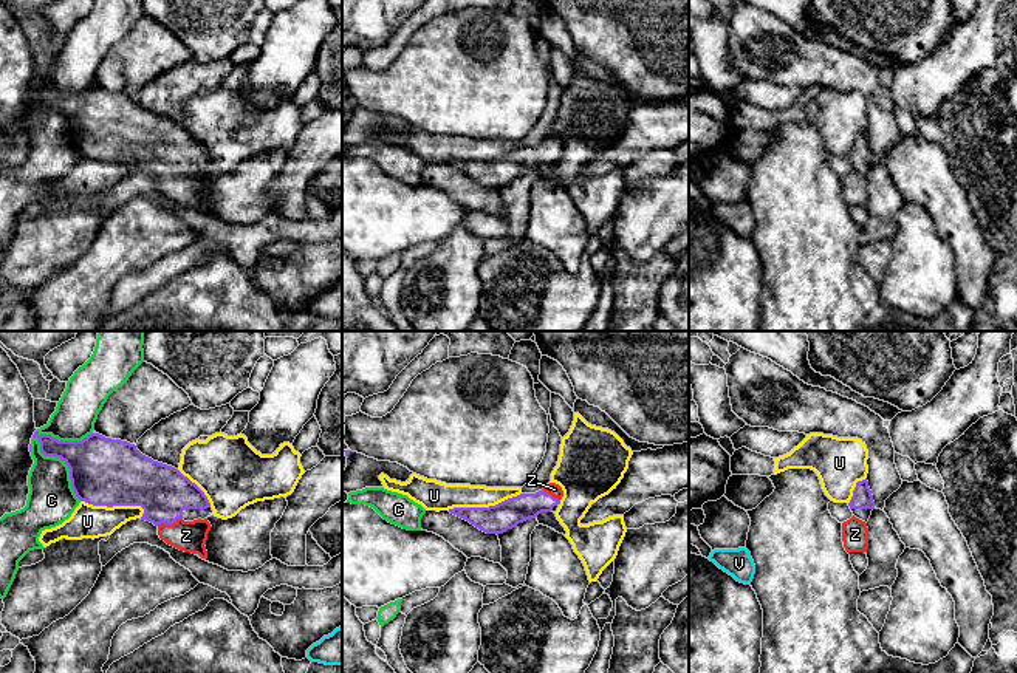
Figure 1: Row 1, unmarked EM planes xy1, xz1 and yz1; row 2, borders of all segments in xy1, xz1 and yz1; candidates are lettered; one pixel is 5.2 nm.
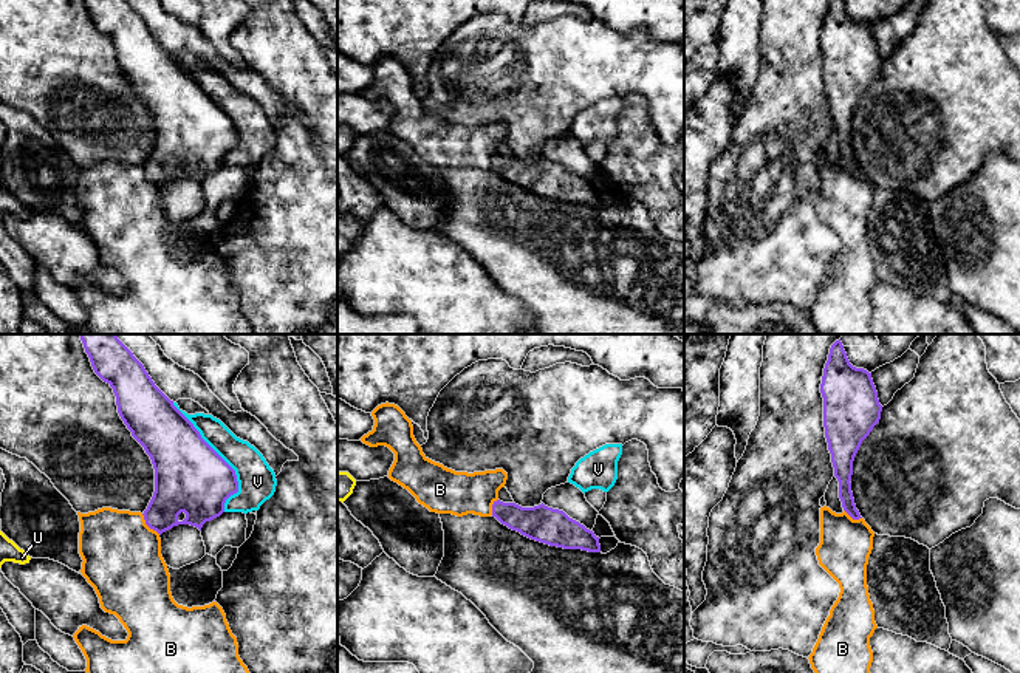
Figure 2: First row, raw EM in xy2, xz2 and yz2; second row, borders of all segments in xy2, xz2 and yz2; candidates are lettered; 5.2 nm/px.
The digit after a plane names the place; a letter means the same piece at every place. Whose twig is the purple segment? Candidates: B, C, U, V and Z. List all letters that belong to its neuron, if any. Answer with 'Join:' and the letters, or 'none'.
Join: Z

